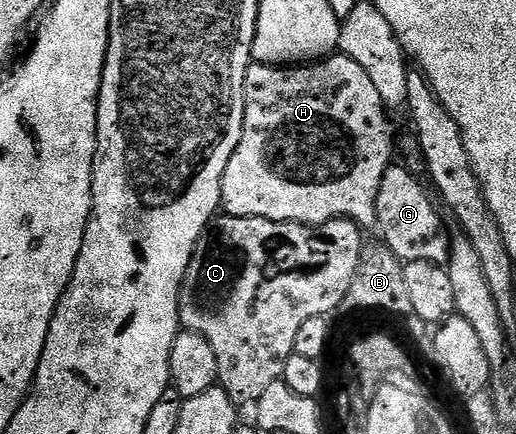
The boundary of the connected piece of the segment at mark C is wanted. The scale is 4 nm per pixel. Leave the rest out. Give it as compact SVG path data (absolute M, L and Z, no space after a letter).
M215 216L199 239L178 296L178 320L183 330L198 333L216 351L218 385L239 406L257 403L260 395L282 380L287 359L296 352L298 336L317 317L343 308L364 248L363 230L343 219L323 225L273 221L263 217Z

